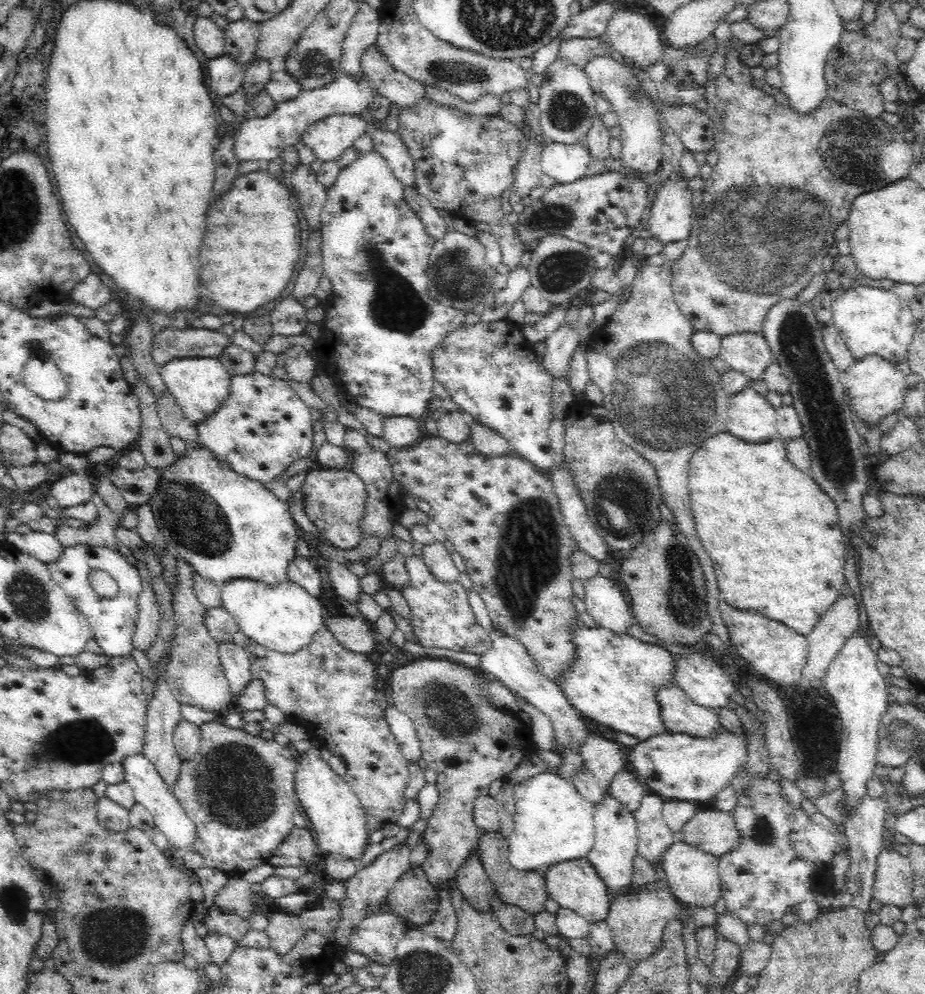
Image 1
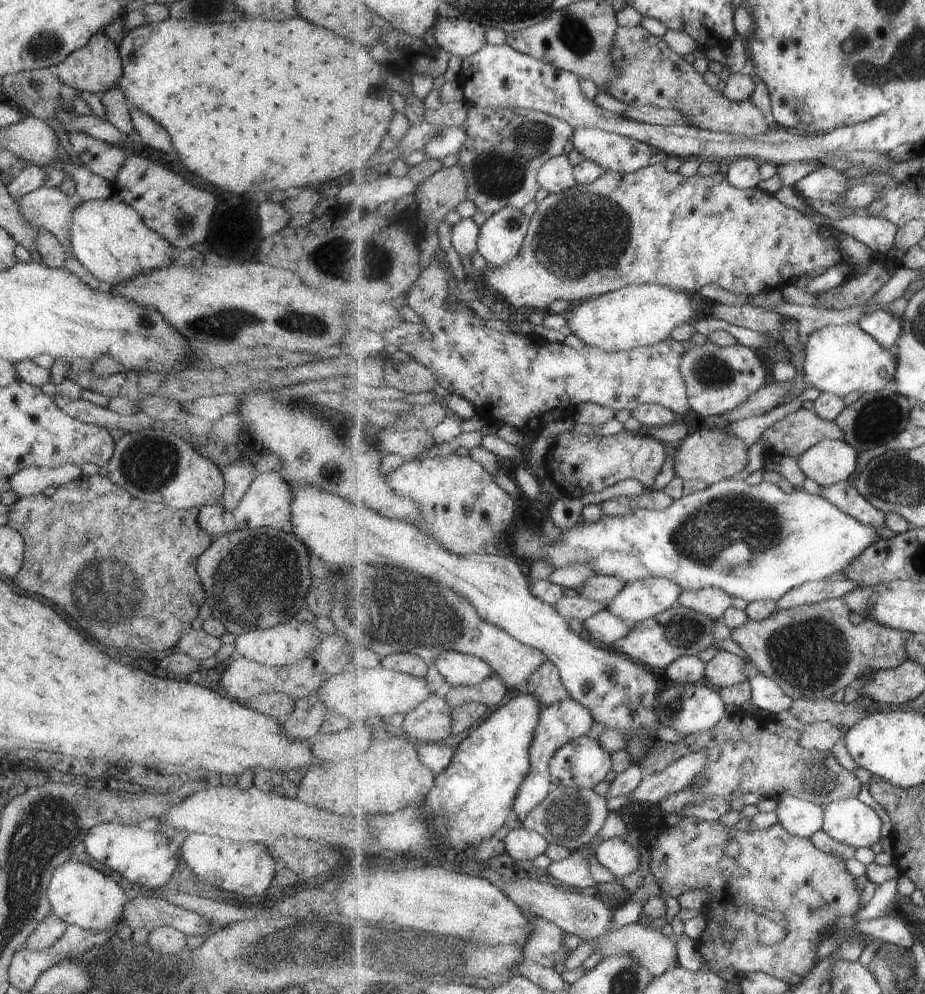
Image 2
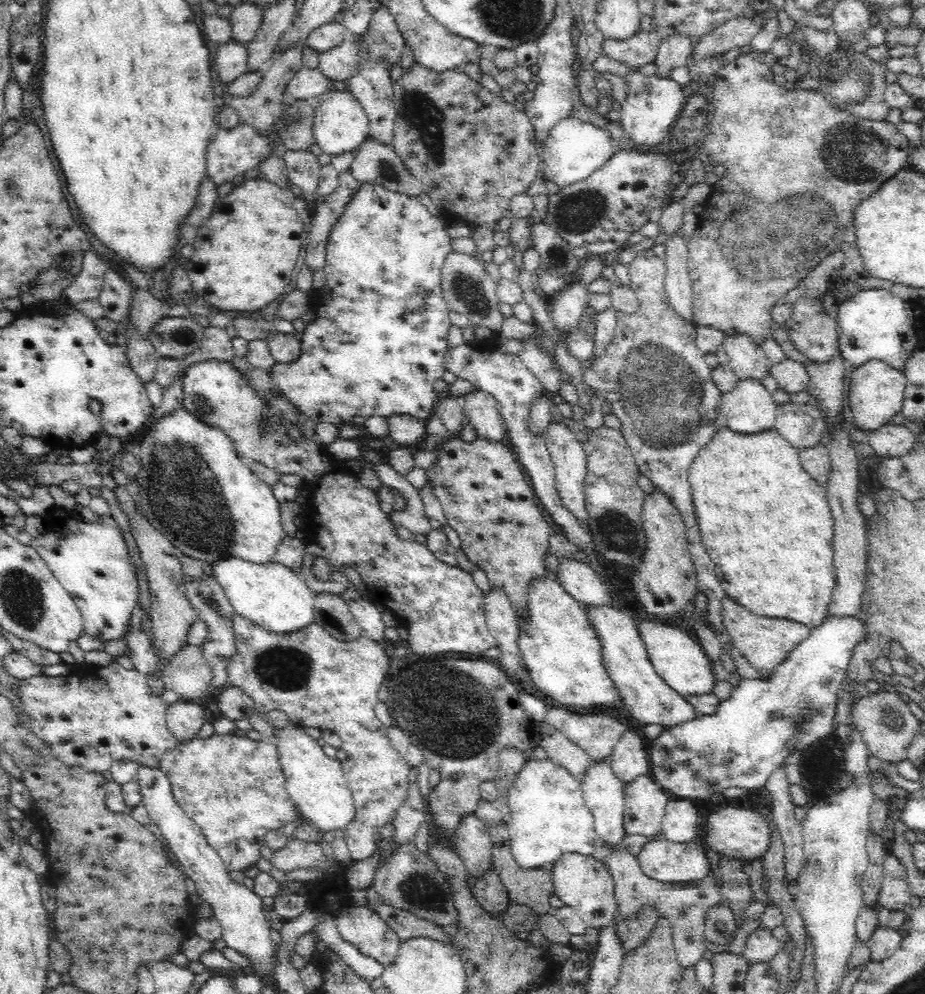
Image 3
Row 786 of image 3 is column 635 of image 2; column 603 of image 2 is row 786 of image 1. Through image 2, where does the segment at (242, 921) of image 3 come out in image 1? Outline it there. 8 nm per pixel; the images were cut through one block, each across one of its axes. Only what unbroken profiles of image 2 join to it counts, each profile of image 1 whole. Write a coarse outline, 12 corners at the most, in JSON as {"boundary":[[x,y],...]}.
{"boundary":[[142,753],[121,763],[136,803],[168,845],[191,849],[196,827]]}

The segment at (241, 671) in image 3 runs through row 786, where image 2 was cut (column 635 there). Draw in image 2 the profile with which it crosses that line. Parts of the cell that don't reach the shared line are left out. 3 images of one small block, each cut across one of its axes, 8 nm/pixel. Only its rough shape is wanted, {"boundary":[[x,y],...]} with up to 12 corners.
{"boundary":[[445,253],[406,295],[399,349],[522,434],[584,402],[690,409],[688,344],[575,350],[445,308]]}

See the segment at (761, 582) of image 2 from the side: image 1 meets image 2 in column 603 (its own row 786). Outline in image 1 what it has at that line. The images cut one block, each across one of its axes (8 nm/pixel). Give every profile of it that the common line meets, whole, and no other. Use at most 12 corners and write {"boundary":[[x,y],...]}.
{"boundary":[[556,773],[514,785],[510,864],[587,858],[594,806]]}

